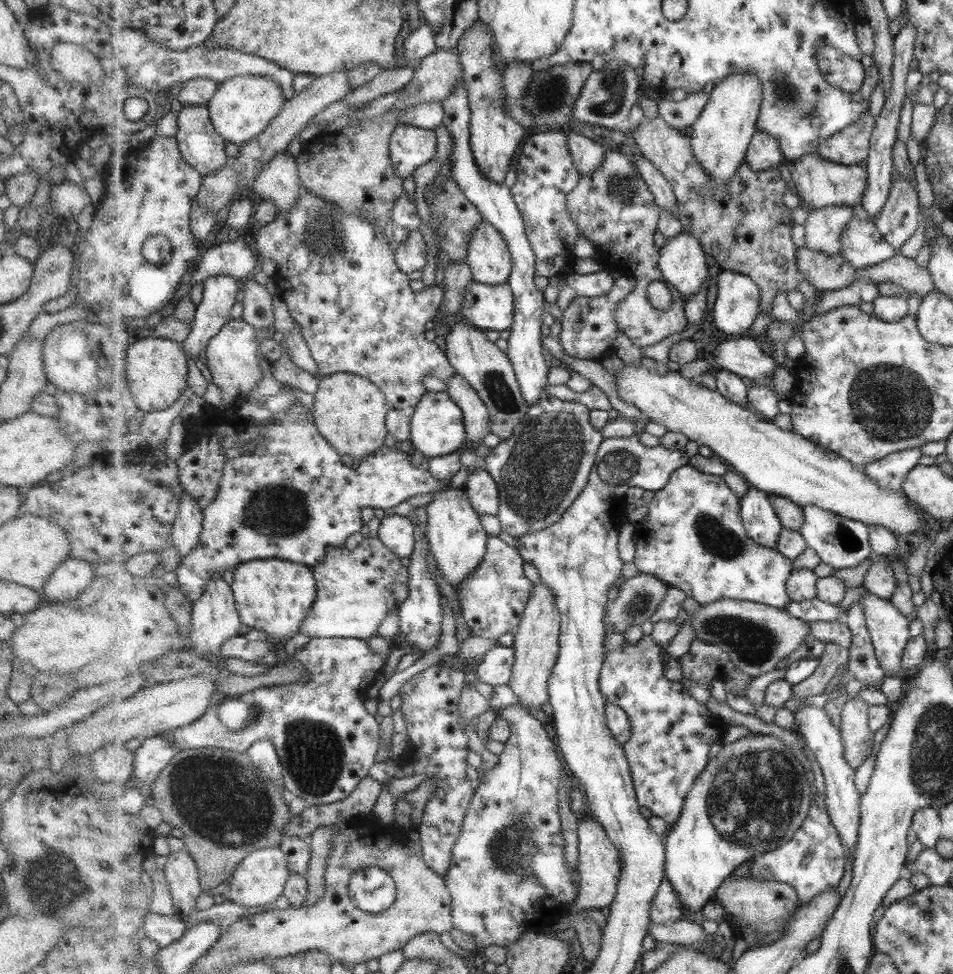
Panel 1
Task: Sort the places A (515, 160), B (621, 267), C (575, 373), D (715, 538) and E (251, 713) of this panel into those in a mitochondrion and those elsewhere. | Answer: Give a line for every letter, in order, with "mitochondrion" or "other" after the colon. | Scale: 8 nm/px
A: other
B: other
C: other
D: mitochondrion
E: mitochondrion

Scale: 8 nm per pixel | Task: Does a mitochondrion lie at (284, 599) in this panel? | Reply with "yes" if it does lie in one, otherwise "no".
no

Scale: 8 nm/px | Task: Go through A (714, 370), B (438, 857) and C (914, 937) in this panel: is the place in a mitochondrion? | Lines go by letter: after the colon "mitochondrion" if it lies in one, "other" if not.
A: other
B: other
C: mitochondrion

